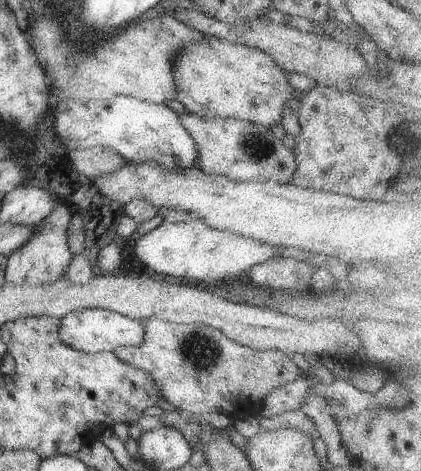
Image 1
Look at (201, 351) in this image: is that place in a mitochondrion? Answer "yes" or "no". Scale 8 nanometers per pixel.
yes

